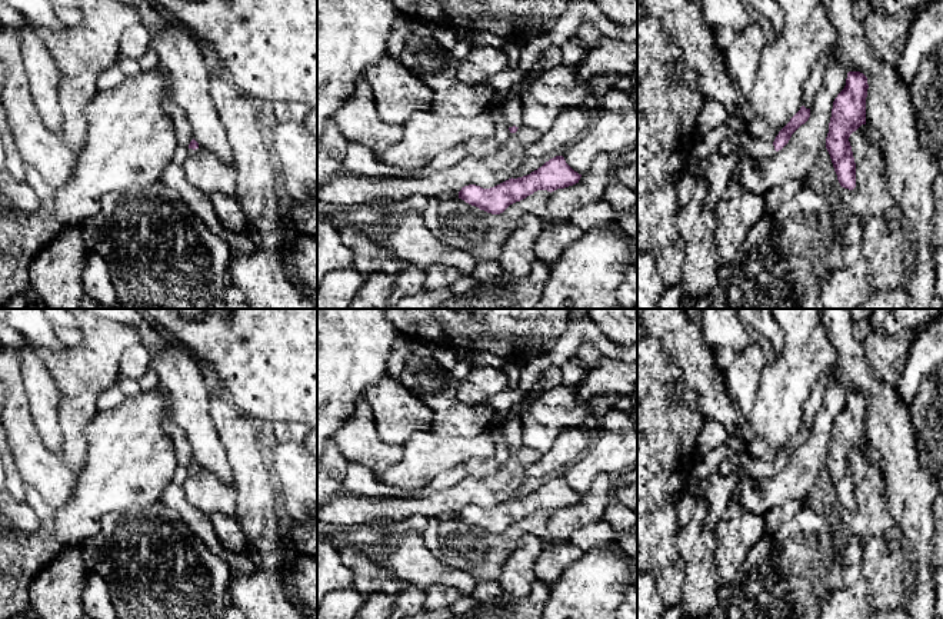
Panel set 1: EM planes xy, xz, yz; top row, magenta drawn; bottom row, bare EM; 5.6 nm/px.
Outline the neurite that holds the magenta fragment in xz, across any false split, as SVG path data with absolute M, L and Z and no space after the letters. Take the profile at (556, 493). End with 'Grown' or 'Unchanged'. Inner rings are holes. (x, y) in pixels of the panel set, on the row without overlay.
M556 476L527 496L509 499L494 507L476 505L461 507L459 519L492 535L503 533L510 525L526 519L537 510L554 512L579 503L582 495L574 492L563 476Z. Unchanged

